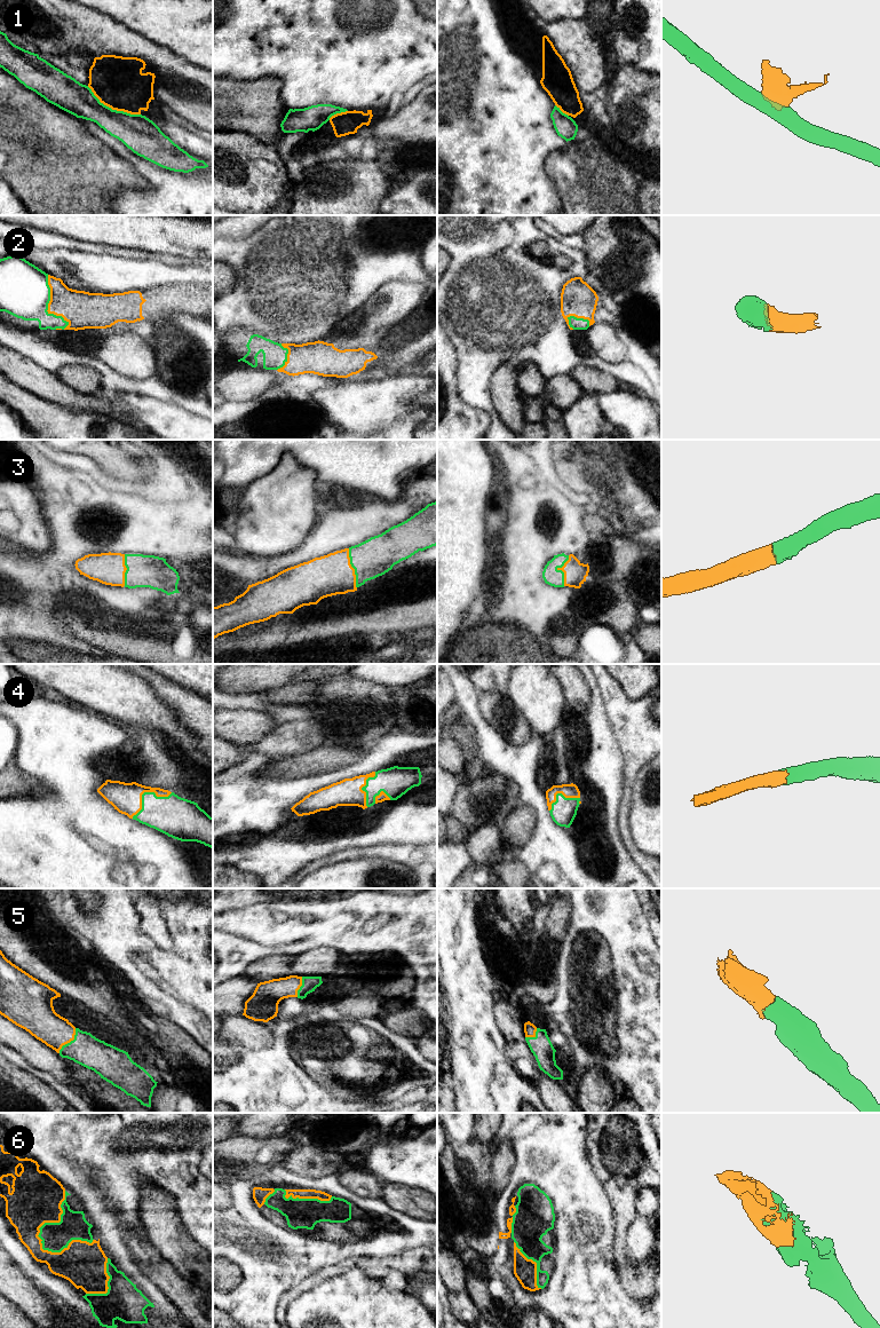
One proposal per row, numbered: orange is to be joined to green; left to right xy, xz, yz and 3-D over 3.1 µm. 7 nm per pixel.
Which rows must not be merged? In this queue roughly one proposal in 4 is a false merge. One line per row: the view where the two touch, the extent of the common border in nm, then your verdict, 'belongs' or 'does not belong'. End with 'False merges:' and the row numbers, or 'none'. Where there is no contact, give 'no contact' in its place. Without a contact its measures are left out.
1: contact in xy; length 420 nm; does not belong
2: contact in xy; length 400 nm; belongs
3: contact in xz; length 280 nm; belongs
4: contact in xy; length 340 nm; belongs
5: contact in xy; length 220 nm; belongs
6: contact in xy; length 460 nm; belongs
False merges: 1

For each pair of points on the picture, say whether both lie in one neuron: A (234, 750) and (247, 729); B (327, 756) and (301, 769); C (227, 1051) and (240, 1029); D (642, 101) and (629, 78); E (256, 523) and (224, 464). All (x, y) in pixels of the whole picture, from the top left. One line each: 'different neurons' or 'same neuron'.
A: different neurons
B: same neuron
C: different neurons
D: same neuron
E: different neurons

